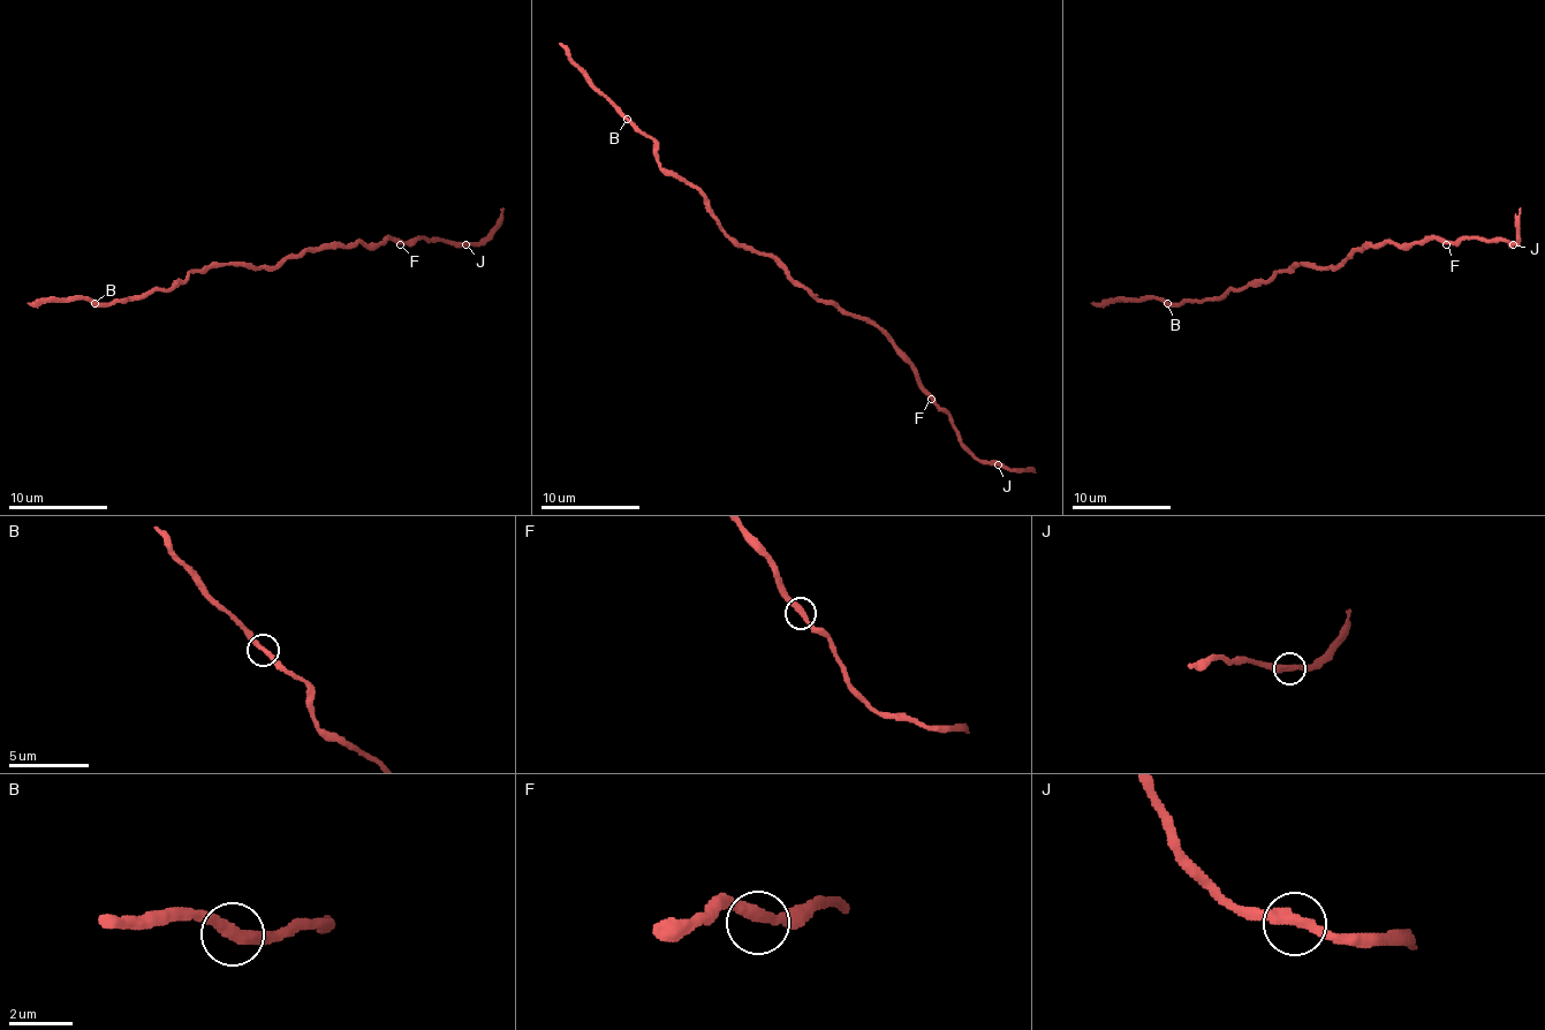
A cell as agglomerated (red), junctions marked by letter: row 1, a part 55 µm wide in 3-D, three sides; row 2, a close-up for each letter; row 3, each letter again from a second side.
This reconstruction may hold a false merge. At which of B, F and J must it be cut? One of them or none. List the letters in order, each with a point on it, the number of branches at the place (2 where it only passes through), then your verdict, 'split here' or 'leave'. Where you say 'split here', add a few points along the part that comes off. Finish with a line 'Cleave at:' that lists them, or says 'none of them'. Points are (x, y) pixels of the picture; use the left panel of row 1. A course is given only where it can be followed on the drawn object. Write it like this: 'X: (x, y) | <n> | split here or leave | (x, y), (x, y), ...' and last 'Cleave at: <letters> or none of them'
B: (95, 303) | 2 | leave
F: (400, 244) | 2 | leave
J: (466, 244) | 2 | leave
Cleave at: none of them

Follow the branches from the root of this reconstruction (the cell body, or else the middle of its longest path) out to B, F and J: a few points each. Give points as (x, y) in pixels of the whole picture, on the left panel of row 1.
B: (260, 266), (213, 264), (196, 269), (169, 288), (154, 288), (127, 301), (95, 303)
F: (260, 266), (278, 266), (288, 256), (303, 256), (315, 249), (379, 244), (387, 239), (400, 244)
J: (260, 266), (278, 266), (288, 256), (303, 256), (315, 249), (379, 244), (387, 239), (446, 239), (467, 244)

